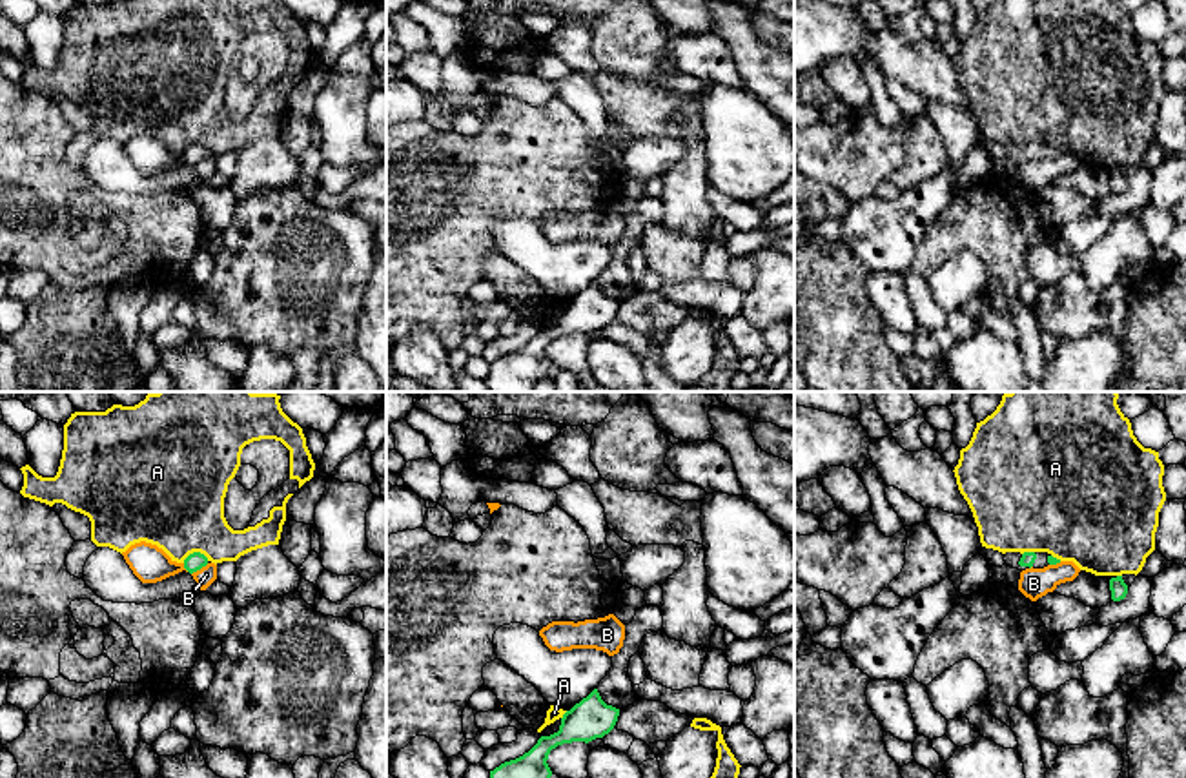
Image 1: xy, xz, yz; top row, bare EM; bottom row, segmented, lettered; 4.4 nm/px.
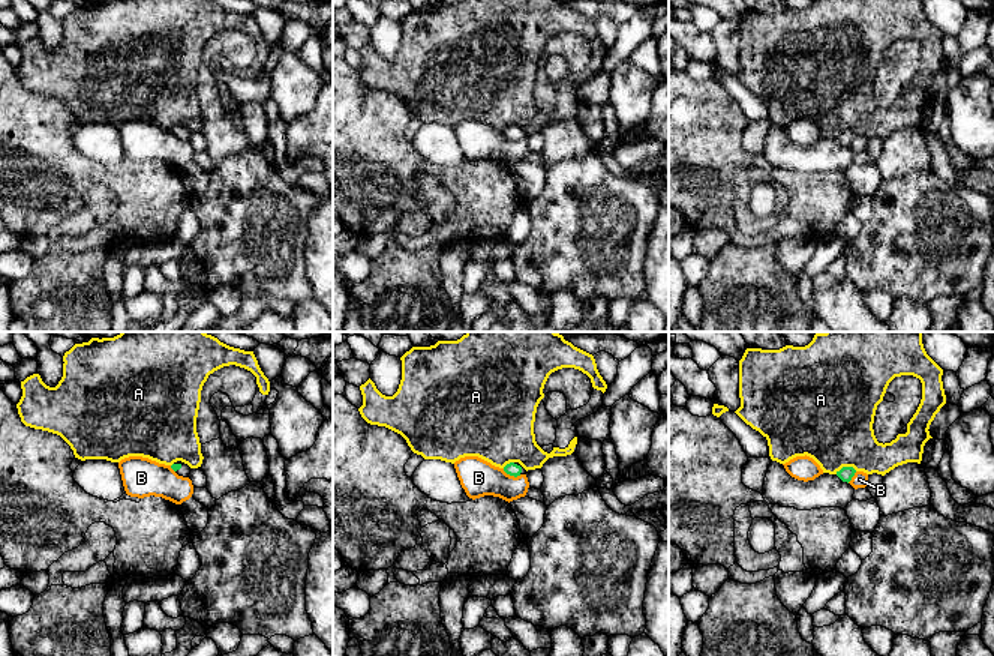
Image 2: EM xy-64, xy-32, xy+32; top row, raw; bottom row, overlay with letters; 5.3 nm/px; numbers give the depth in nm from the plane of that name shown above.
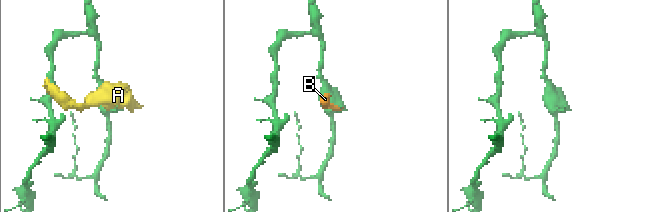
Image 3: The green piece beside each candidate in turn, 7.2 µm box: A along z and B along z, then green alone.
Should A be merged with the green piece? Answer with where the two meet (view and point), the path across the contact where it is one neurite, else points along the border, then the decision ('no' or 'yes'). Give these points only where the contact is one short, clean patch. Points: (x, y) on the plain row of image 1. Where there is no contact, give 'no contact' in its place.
xy (195, 144) | no

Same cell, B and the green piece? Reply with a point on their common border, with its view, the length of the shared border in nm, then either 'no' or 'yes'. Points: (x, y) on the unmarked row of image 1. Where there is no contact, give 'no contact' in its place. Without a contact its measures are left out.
xy (199, 161) | 90 nm | no

